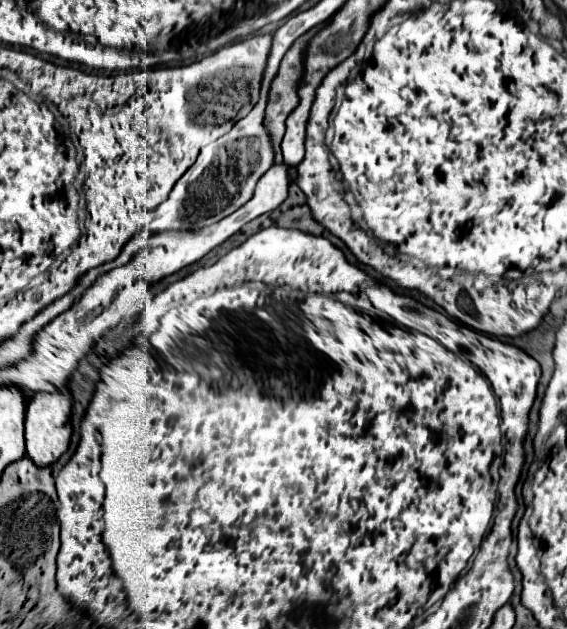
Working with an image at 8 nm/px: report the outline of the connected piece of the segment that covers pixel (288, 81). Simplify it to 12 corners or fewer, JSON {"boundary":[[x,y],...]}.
{"boundary":[[317,27],[285,53],[269,87],[265,129],[273,139],[275,163],[283,163],[285,119],[297,107],[301,53]]}

